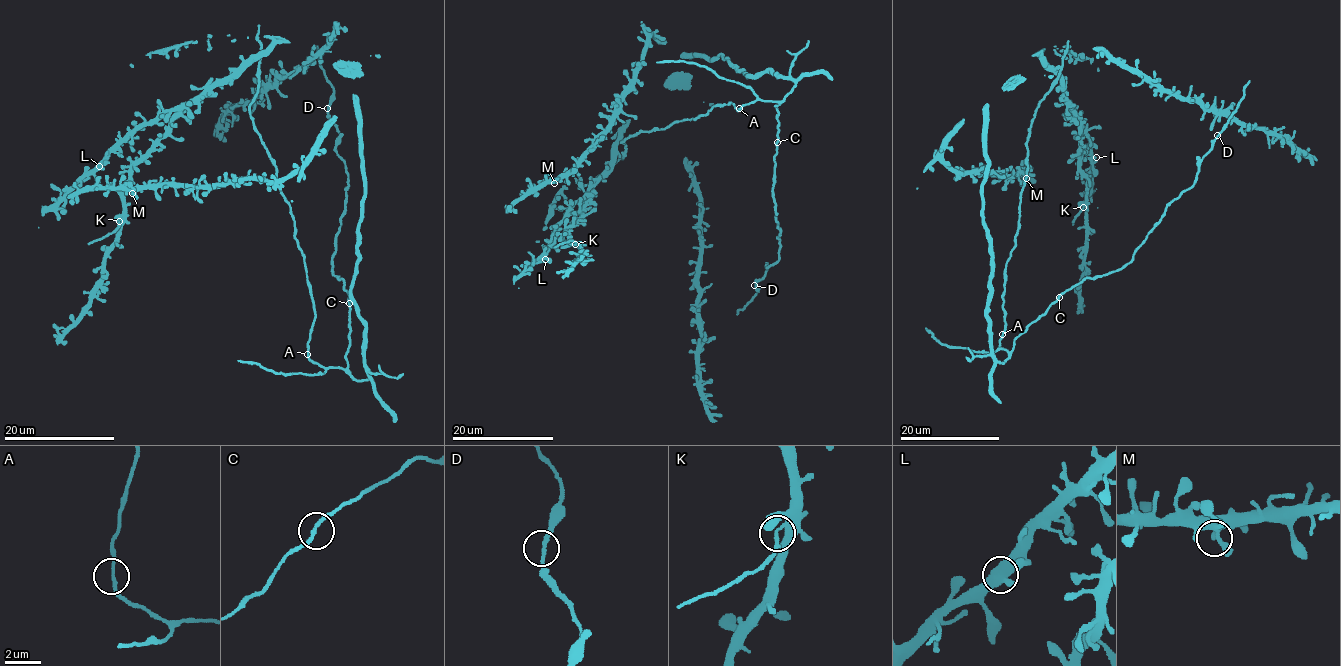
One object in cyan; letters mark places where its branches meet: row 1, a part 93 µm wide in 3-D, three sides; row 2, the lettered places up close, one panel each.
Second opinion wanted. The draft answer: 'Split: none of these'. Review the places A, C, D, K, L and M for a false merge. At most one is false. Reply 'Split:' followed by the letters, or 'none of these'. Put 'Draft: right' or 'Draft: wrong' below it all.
Split: K
Draft: wrong

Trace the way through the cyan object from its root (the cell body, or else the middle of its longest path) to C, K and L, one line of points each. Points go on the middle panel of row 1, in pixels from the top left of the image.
C: (741, 108), (757, 100), (778, 102), (779, 104), (775, 106), (778, 114), (777, 142)
K: (741, 108), (719, 104), (621, 141), (623, 157), (617, 152), (567, 230), (575, 245)
L: (741, 108), (719, 104), (694, 119), (621, 141), (623, 157), (617, 152), (590, 191), (570, 206), (545, 259)

